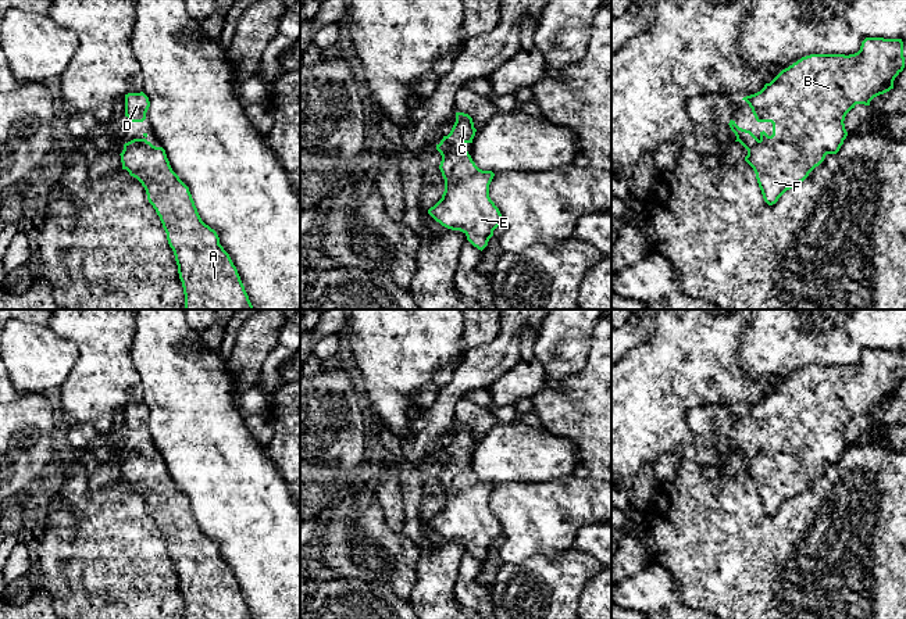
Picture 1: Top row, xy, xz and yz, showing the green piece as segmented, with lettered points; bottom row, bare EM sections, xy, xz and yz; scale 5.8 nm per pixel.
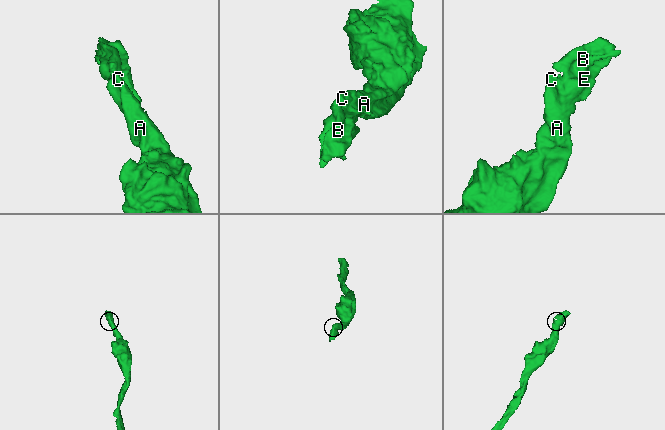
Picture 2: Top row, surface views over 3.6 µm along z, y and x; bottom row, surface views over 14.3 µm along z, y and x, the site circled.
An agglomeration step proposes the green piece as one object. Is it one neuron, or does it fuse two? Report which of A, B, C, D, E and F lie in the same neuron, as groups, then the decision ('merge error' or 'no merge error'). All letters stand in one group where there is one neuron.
A B C D E F | no merge error

